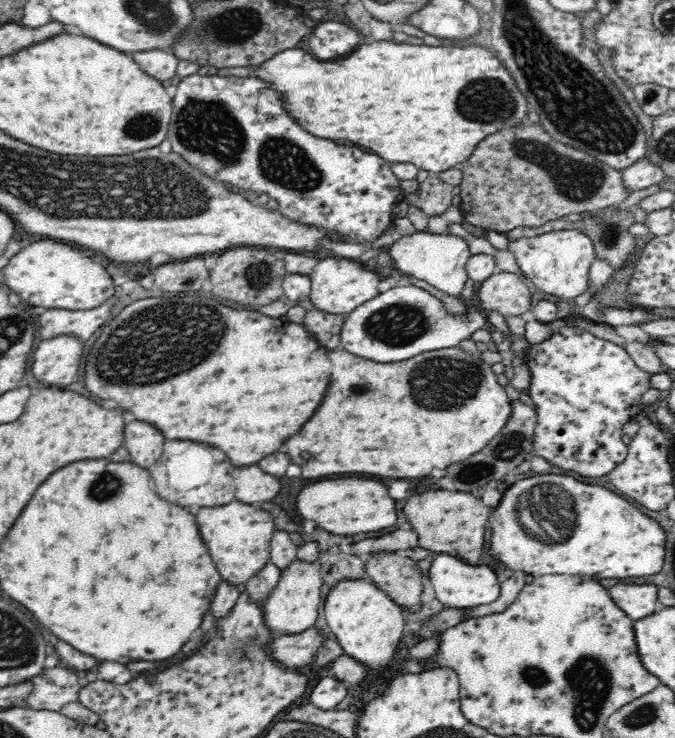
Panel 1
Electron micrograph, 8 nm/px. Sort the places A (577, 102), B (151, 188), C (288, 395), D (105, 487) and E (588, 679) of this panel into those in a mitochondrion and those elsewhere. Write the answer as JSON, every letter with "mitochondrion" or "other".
{"A":"mitochondrion","B":"mitochondrion","C":"other","D":"mitochondrion","E":"mitochondrion"}

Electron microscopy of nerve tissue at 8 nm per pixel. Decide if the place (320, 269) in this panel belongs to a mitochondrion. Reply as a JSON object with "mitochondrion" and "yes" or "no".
{"mitochondrion":"no"}

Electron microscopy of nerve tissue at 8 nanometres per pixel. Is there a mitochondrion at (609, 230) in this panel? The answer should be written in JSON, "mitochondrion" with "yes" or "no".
{"mitochondrion":"yes"}

